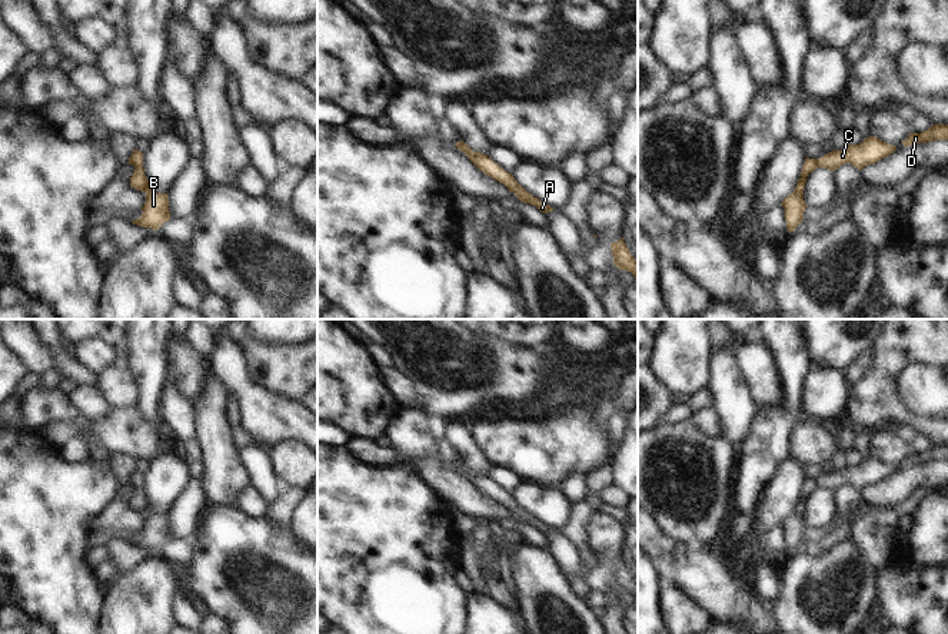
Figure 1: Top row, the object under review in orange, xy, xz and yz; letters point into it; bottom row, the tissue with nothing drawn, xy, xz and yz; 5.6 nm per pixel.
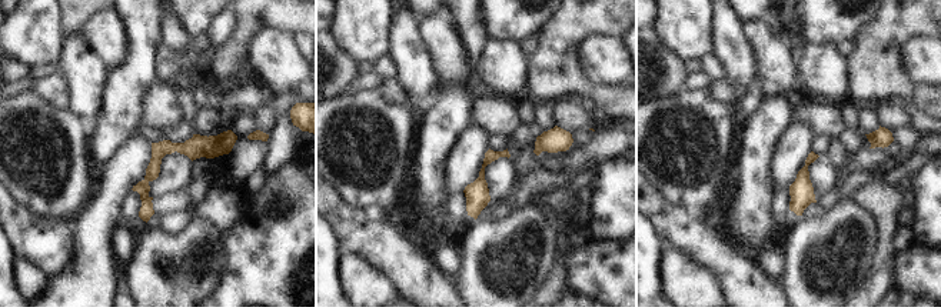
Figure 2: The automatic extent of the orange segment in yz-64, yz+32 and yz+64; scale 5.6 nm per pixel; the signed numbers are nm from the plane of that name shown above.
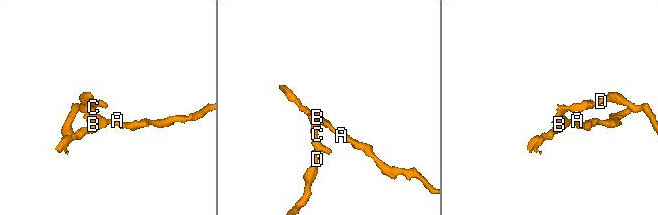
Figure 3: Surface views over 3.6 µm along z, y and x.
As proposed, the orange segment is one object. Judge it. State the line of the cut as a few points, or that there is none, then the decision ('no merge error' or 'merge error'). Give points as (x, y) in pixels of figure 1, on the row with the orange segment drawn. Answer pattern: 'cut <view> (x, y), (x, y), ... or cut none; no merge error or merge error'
cut yz (794, 191), (802, 192); merge error

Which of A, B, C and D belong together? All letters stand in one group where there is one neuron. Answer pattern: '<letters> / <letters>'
A B / C D

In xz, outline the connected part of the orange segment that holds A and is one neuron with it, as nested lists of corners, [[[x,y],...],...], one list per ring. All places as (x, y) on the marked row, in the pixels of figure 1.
[[[463,140],[456,142],[455,146],[462,150],[466,156],[472,157],[472,163],[485,175],[505,185],[509,192],[513,192],[520,202],[536,206],[540,212],[552,212],[553,208],[539,200],[529,192],[526,192],[513,177],[512,173],[503,170],[498,163],[495,163],[488,155],[473,152]]]

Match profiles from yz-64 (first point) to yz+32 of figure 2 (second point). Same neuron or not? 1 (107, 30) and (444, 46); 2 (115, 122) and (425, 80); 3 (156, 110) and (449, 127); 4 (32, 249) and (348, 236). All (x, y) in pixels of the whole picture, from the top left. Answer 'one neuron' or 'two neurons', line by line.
1: one neuron
2: two neurons
3: two neurons
4: one neuron

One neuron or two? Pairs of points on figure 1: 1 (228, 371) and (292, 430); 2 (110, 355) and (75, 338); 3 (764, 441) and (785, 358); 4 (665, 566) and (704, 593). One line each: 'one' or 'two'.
1: one
2: two
3: one
4: one

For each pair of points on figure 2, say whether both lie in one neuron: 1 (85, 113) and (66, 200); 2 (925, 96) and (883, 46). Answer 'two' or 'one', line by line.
1: two
2: one

